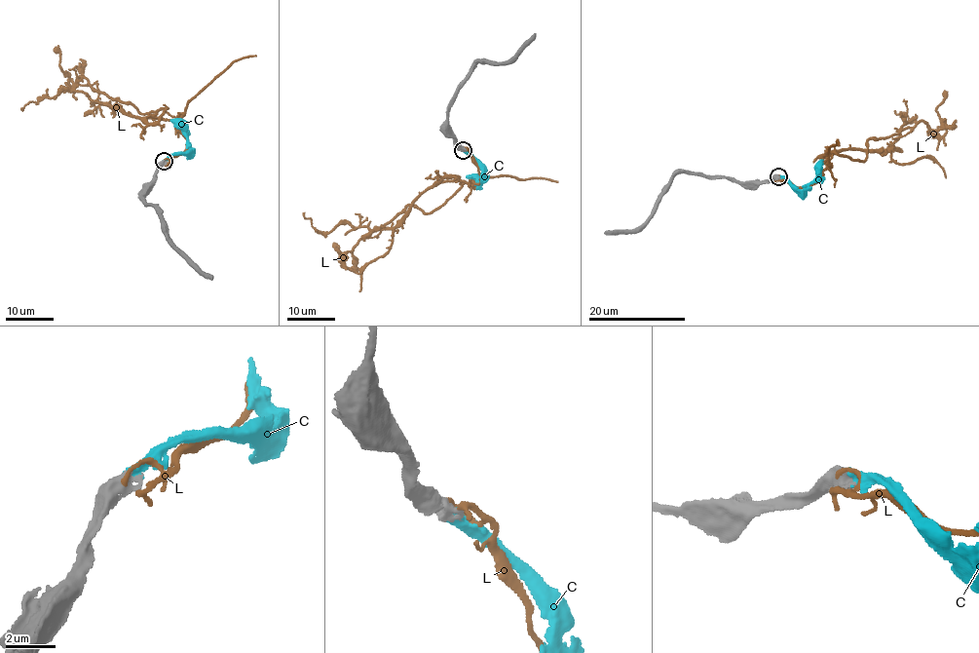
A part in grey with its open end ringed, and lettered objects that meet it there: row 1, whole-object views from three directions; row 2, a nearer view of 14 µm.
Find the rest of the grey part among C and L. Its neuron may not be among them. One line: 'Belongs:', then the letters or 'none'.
Belongs: C

